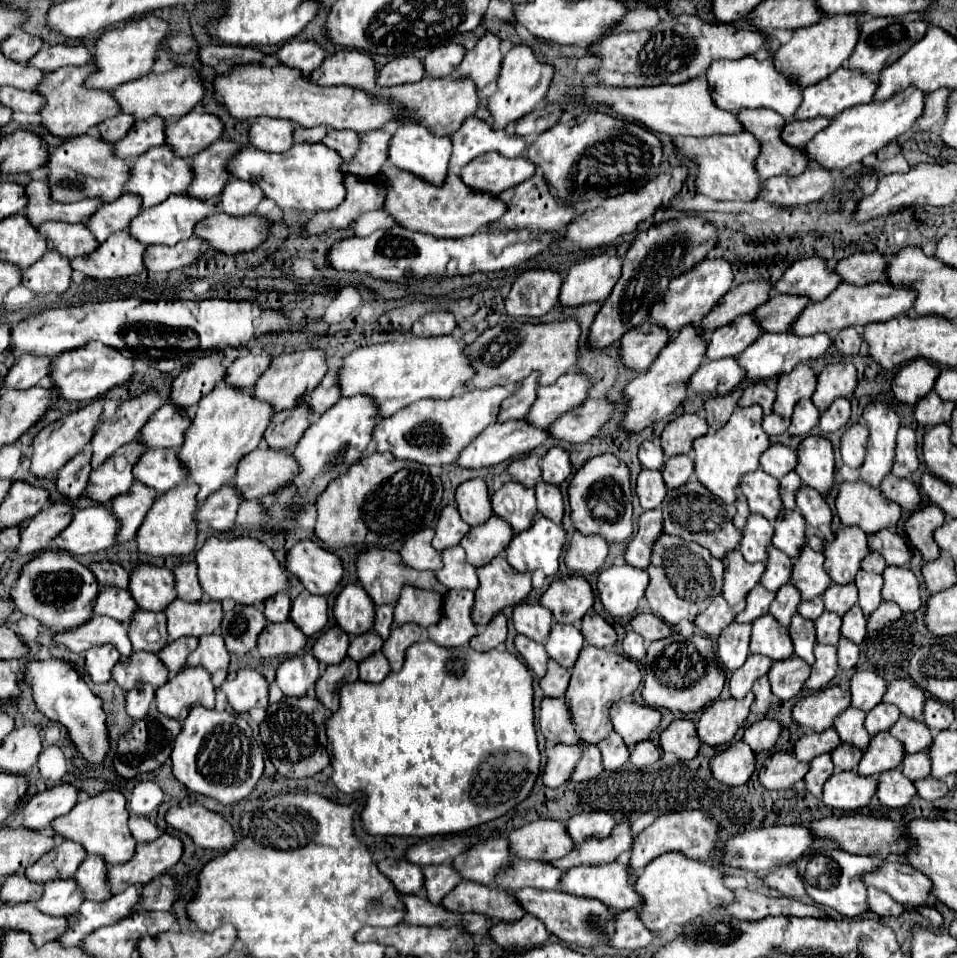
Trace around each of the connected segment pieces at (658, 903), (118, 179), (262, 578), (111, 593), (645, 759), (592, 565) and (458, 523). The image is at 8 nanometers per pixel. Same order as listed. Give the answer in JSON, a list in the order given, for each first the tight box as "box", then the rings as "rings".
[{"box":[636,853,734,931],"rings":[[[664,853],[646,865],[636,881],[636,891],[644,897],[640,919],[650,931],[664,931],[668,925],[684,925],[704,913],[734,901],[734,891],[726,887],[726,873],[712,861],[688,859],[684,853]]]},{"box":[46,133,130,203],"rings":[[[90,133],[68,139],[64,145],[52,149],[46,163],[52,199],[70,203],[86,197],[102,197],[104,201],[114,201],[120,197],[124,193],[124,181],[128,181],[130,165],[124,159],[118,159],[112,149],[114,143],[108,145],[108,141],[100,141],[100,137]]]},{"box":[196,535,288,605],"rings":[[[212,535],[196,553],[196,565],[204,595],[216,601],[234,599],[236,603],[242,605],[262,605],[266,597],[286,591],[288,587],[286,571],[282,569],[274,553],[262,541],[252,537],[222,539]]]},{"box":[94,587,136,623],"rings":[[[120,587],[100,589],[100,597],[96,597],[94,603],[94,615],[106,615],[122,623],[128,623],[134,611],[136,611],[136,601],[126,589]]]},{"box":[630,739,660,769],"rings":[[[644,739],[640,743],[636,743],[632,749],[630,749],[630,763],[636,765],[638,769],[642,767],[648,767],[652,763],[656,763],[660,757],[660,749],[650,741],[650,739]]]},{"box":[564,535,608,575],"rings":[[[572,535],[572,541],[564,553],[564,563],[570,573],[590,575],[596,573],[608,555],[608,543],[596,535]]]},{"box":[432,505,470,551],"rings":[[[446,505],[438,513],[436,521],[436,535],[432,539],[432,547],[436,551],[442,551],[446,547],[454,547],[460,543],[460,539],[468,533],[470,525],[462,521],[458,509],[454,505]]]}]

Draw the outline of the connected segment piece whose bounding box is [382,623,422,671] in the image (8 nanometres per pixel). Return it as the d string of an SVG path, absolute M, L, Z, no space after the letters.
M402 625L402 627L392 627L390 637L384 641L382 653L390 661L390 669L398 671L404 663L404 651L416 643L422 637L422 627L420 625Z

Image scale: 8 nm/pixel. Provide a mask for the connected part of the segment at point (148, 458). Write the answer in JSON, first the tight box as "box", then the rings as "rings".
{"box":[134,449,188,493],"rings":[[[148,449],[136,463],[134,477],[158,493],[166,493],[186,481],[188,473],[184,473],[184,465],[180,465],[176,449]]]}

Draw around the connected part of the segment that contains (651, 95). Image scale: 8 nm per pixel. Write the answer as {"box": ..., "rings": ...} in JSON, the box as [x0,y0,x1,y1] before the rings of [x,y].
{"box":[588,79,744,137],"rings":[[[692,79],[682,85],[656,85],[656,87],[634,87],[634,89],[616,89],[616,87],[588,87],[588,103],[604,103],[612,107],[620,117],[632,119],[654,133],[666,133],[670,137],[678,135],[692,135],[692,137],[706,137],[706,135],[720,135],[720,133],[738,133],[744,131],[736,115],[716,109],[712,105],[712,93],[708,93],[708,81]]]}

